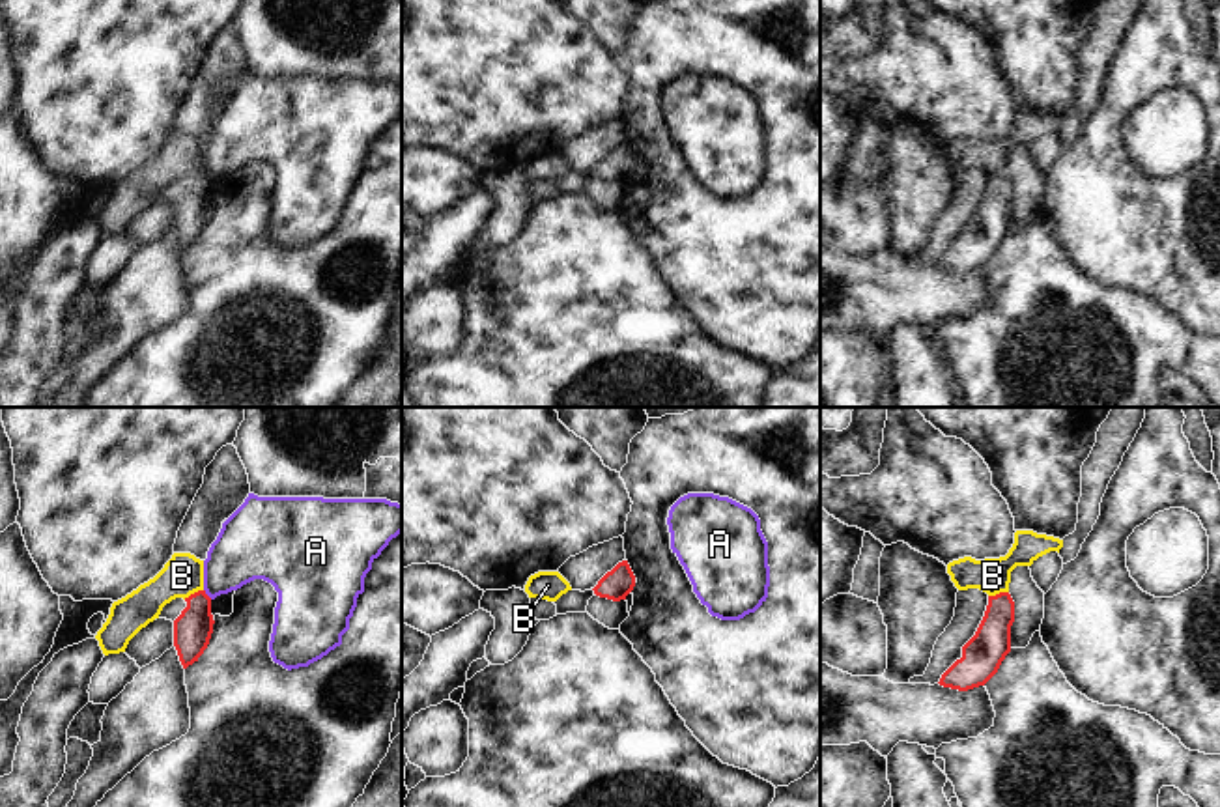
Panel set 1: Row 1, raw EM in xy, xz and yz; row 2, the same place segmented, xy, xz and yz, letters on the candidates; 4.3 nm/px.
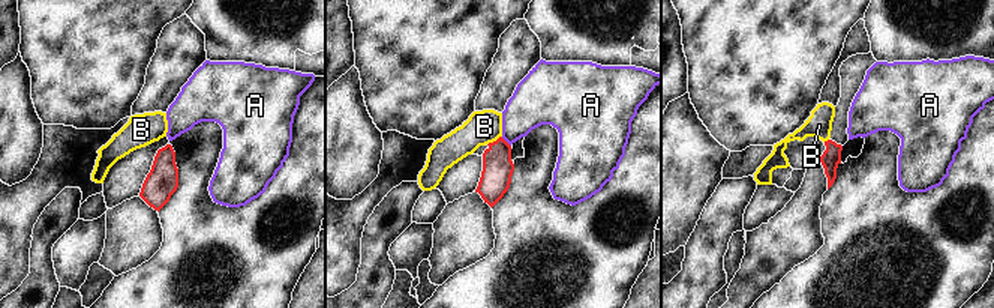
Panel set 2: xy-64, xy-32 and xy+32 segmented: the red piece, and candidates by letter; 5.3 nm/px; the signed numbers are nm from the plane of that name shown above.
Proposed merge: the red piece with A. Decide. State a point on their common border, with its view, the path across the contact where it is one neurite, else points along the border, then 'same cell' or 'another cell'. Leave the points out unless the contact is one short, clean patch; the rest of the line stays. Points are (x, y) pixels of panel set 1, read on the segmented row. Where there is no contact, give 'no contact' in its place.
xy (206, 594) | along xy (204, 589), (212, 598) | another cell

